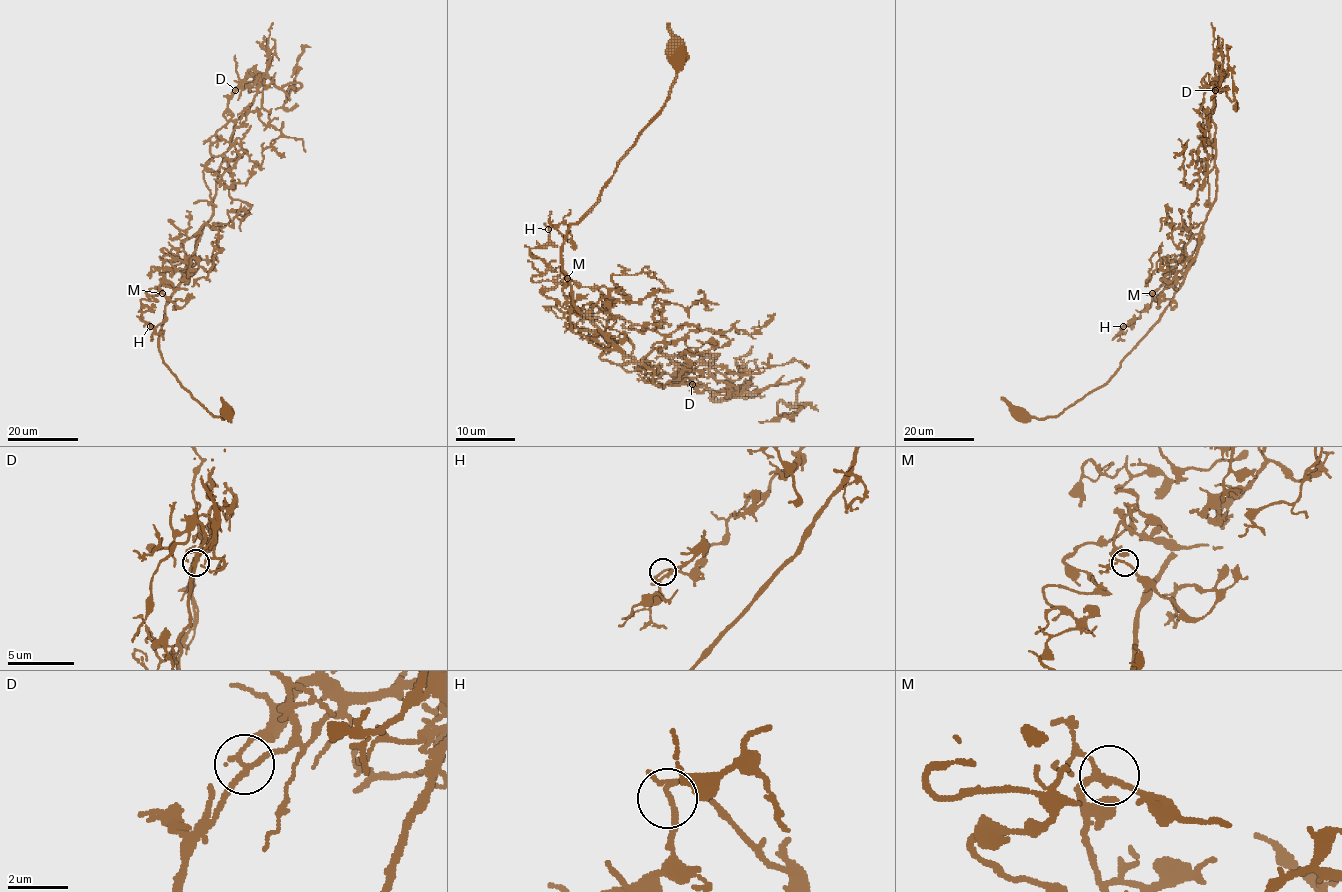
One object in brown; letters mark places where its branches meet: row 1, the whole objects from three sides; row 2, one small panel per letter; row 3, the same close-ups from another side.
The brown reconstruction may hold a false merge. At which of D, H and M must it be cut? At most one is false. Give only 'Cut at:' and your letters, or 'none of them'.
Cut at: D

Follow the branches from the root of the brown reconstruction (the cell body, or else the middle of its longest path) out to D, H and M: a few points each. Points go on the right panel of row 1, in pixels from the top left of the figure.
D: (1020, 415), (1056, 417), (1103, 385), (1158, 319), (1183, 282), (1216, 194), (1216, 126), (1210, 119), (1216, 90)
H: (1020, 415), (1056, 417), (1103, 385), (1176, 290), (1164, 283), (1150, 294), (1155, 299), (1150, 305), (1123, 326)
M: (1020, 415), (1038, 419), (1056, 417), (1103, 385), (1158, 319), (1176, 290), (1164, 283), (1152, 293)

